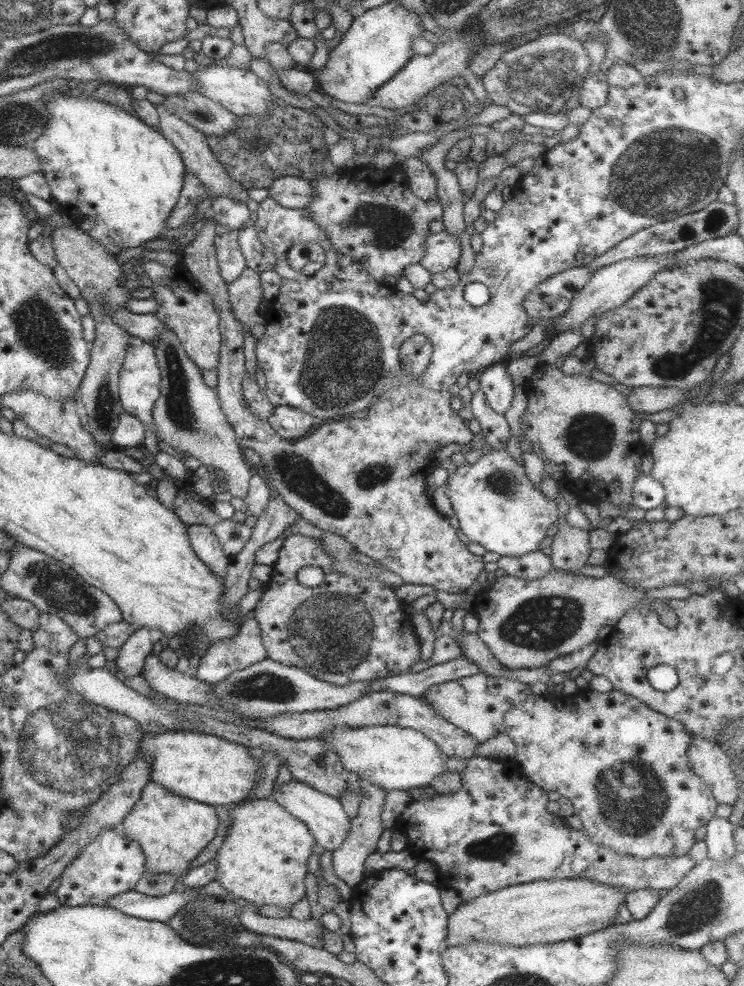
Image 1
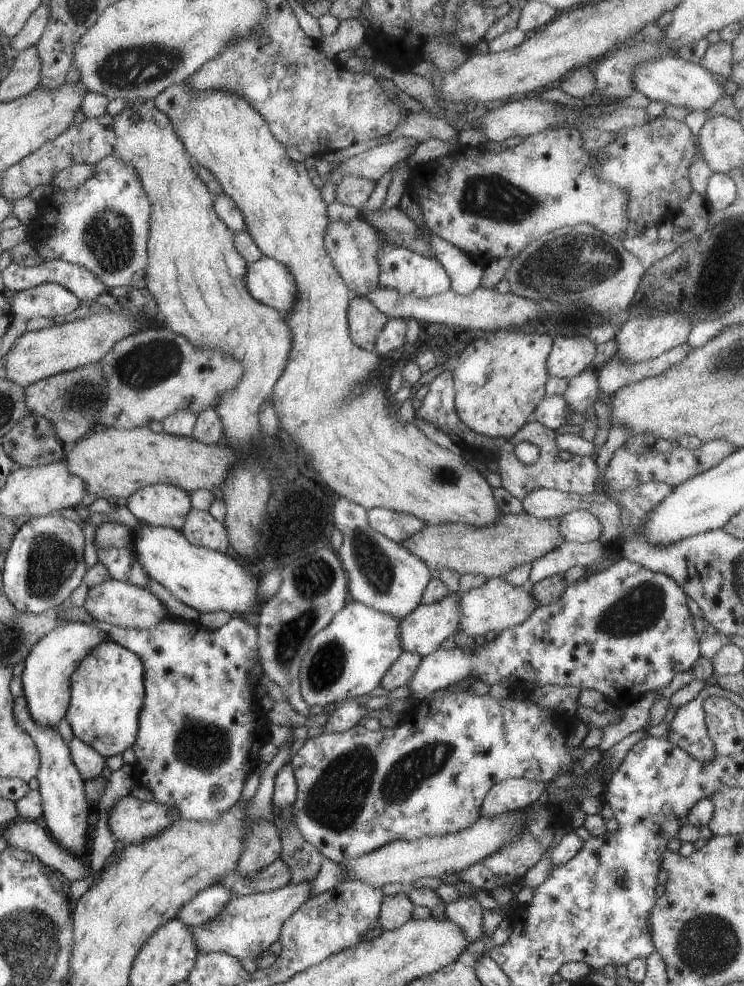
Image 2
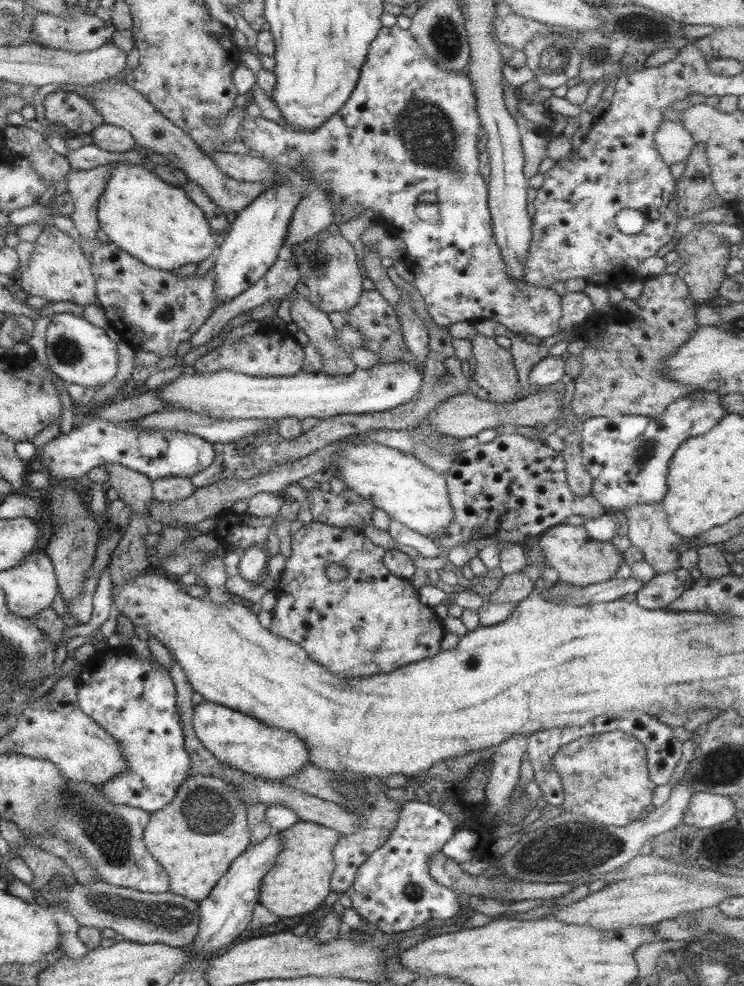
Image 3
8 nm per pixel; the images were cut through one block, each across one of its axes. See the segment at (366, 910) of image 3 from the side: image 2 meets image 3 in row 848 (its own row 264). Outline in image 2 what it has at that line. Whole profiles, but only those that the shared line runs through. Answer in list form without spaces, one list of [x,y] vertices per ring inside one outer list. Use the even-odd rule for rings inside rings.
[[[377,231],[378,249],[376,261],[378,266],[378,286],[381,289],[391,289],[403,295],[414,295],[425,299],[444,293],[450,288],[450,280],[441,263],[433,257],[422,257],[408,248],[387,242],[385,235]]]

